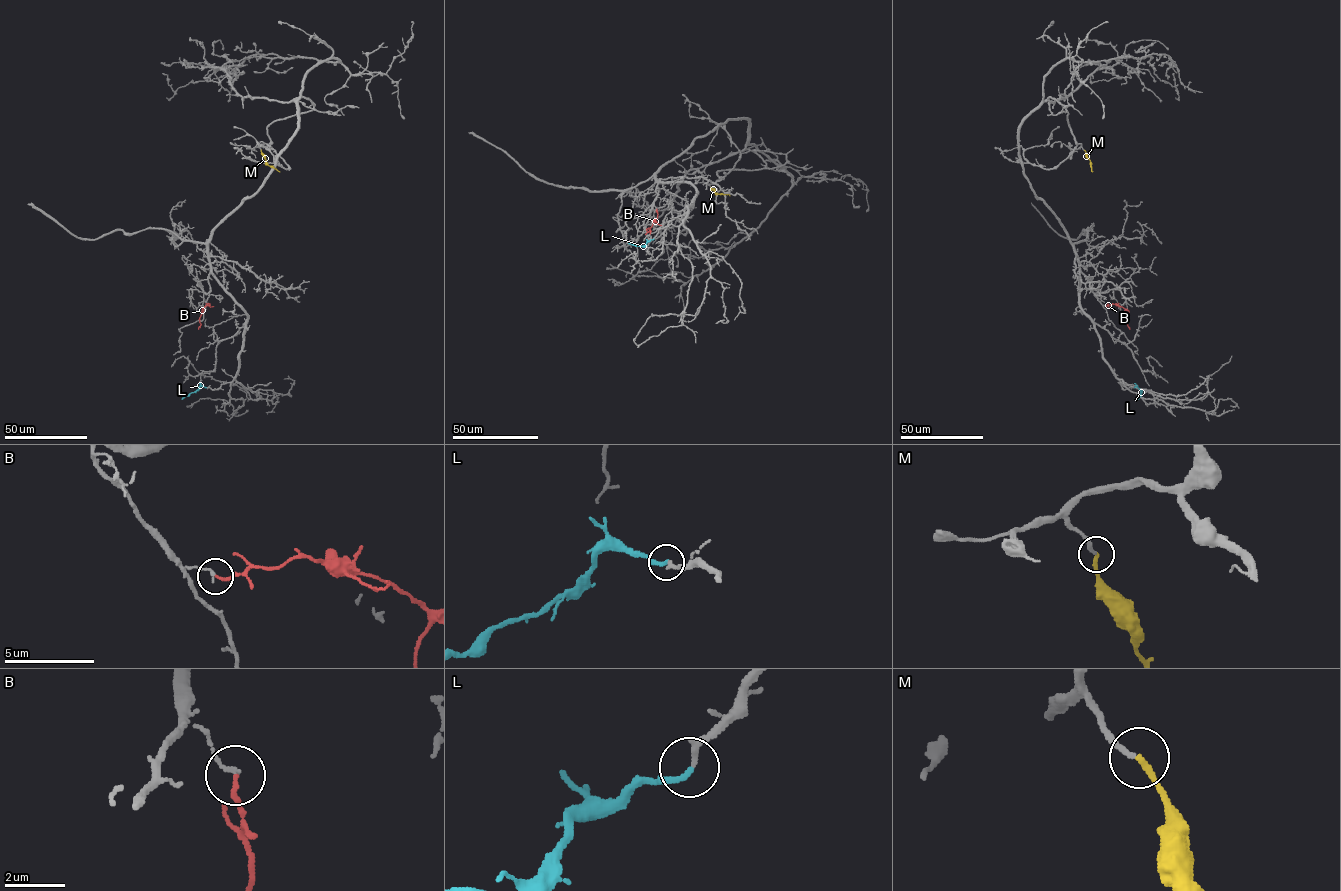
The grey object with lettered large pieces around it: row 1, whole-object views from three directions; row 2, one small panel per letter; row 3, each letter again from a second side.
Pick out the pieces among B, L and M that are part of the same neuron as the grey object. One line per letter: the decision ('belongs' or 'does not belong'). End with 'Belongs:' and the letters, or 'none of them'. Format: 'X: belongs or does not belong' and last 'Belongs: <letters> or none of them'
B: does not belong
L: belongs
M: belongs
Belongs: L, M

